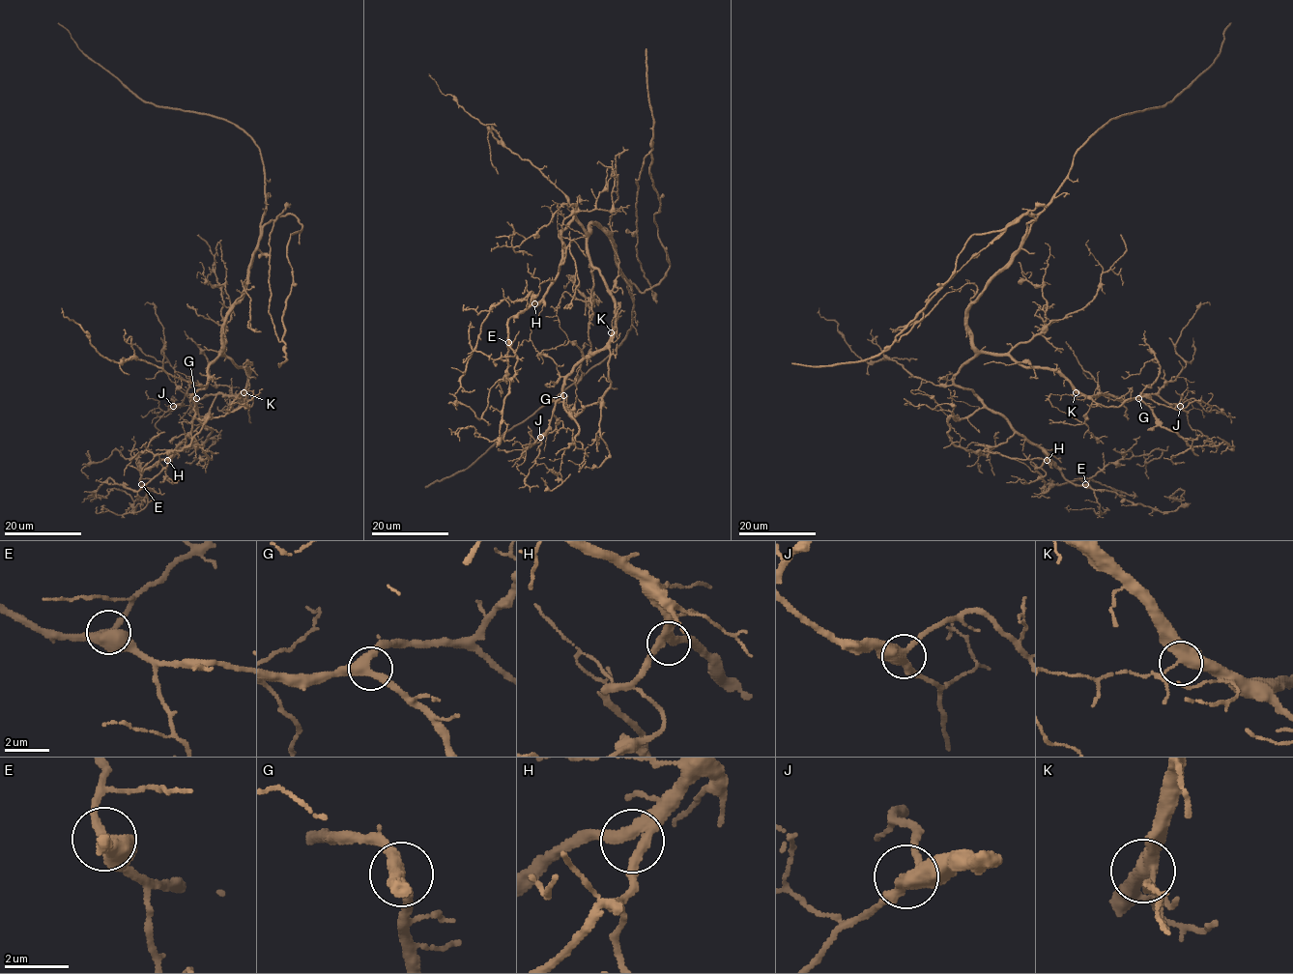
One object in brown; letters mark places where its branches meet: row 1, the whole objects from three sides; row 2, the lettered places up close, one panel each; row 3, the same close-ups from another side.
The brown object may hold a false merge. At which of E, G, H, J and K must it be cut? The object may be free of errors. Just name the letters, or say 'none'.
none

